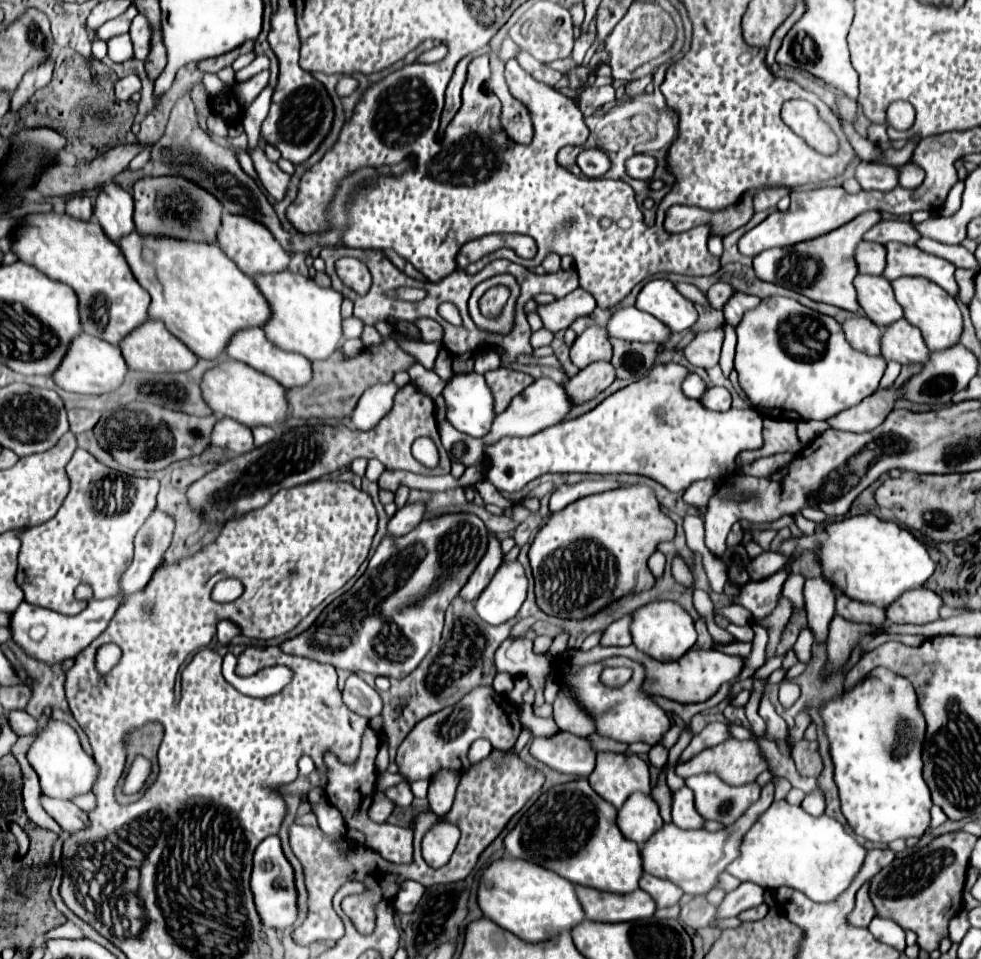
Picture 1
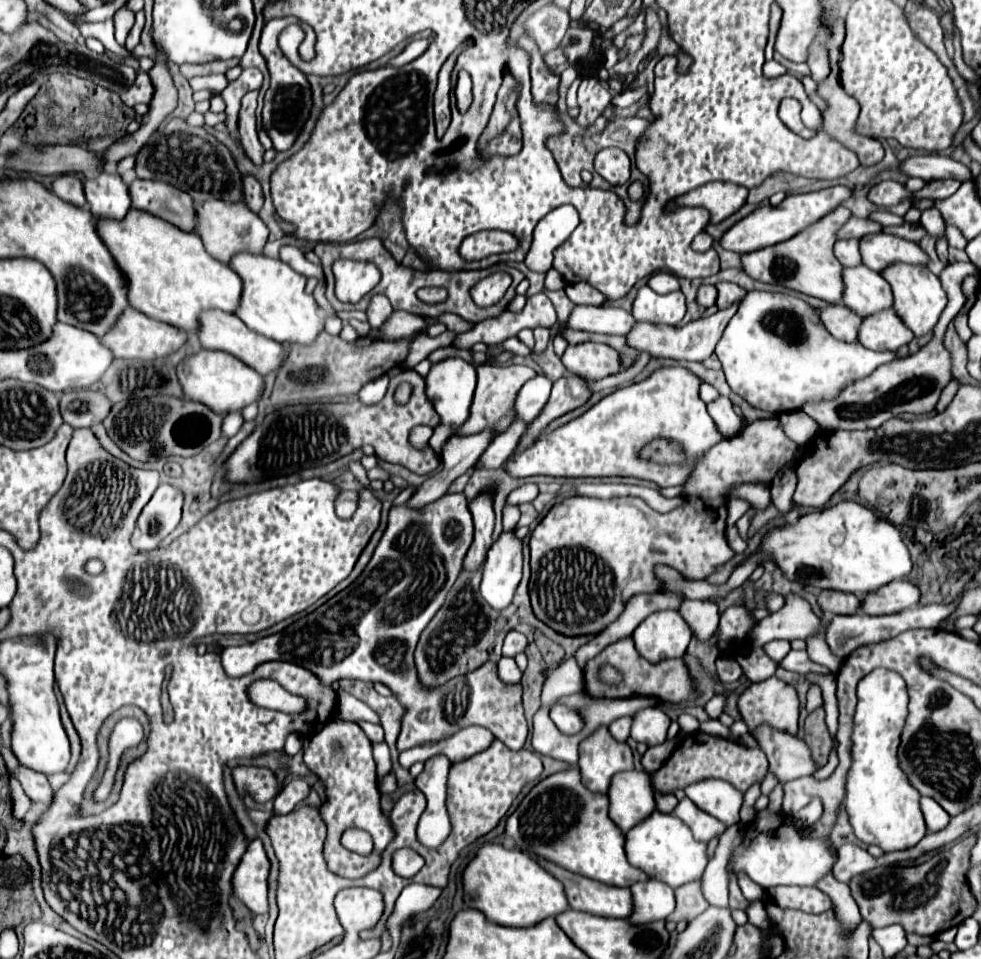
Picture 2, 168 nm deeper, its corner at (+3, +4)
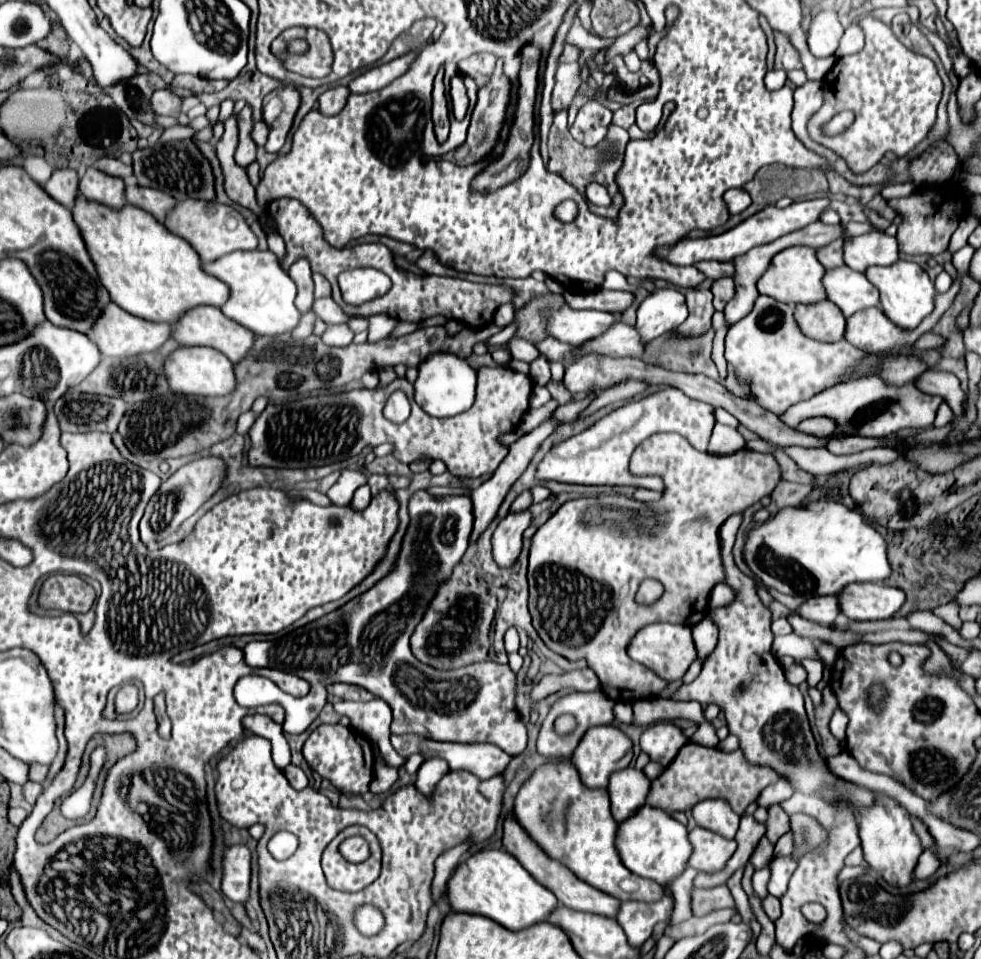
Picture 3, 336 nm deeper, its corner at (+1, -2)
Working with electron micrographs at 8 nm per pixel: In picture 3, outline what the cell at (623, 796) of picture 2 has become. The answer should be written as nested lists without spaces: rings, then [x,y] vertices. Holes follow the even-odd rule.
[[[627,767],[623,771],[615,771],[609,779],[609,797],[611,797],[611,815],[617,823],[623,823],[631,815],[635,815],[643,805],[649,793],[651,781],[643,771],[635,767]]]

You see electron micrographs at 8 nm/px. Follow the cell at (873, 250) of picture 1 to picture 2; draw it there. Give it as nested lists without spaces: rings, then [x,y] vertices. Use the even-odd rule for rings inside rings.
[[[841,239],[833,245],[833,255],[845,267],[861,265],[861,255],[857,253],[857,239]]]

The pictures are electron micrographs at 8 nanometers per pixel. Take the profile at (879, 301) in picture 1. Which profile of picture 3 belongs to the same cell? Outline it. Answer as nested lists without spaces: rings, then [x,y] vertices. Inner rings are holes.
[[[849,267],[831,269],[823,277],[827,289],[827,299],[833,301],[845,317],[851,317],[855,311],[867,307],[879,307],[879,289],[869,283],[863,273],[851,271]]]

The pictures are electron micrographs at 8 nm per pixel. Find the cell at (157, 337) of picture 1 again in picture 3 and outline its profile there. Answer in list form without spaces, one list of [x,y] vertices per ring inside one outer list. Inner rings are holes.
[[[109,303],[103,315],[97,319],[95,327],[87,333],[87,337],[99,347],[99,351],[107,357],[131,357],[131,355],[141,355],[141,353],[151,353],[163,347],[167,339],[171,339],[173,327],[167,323],[149,323],[145,319],[139,319],[115,303]]]

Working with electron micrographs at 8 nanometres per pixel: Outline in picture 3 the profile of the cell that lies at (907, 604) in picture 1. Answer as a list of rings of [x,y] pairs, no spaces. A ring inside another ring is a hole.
[[[851,583],[839,593],[841,613],[855,621],[893,617],[905,603],[903,591],[881,583]]]

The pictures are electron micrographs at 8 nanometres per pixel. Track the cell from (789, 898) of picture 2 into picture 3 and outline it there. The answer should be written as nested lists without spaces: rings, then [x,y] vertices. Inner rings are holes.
[[[805,903],[805,905],[801,907],[801,913],[803,913],[803,917],[805,917],[807,921],[811,921],[811,923],[823,923],[823,919],[827,917],[827,911],[825,911],[819,903]]]

